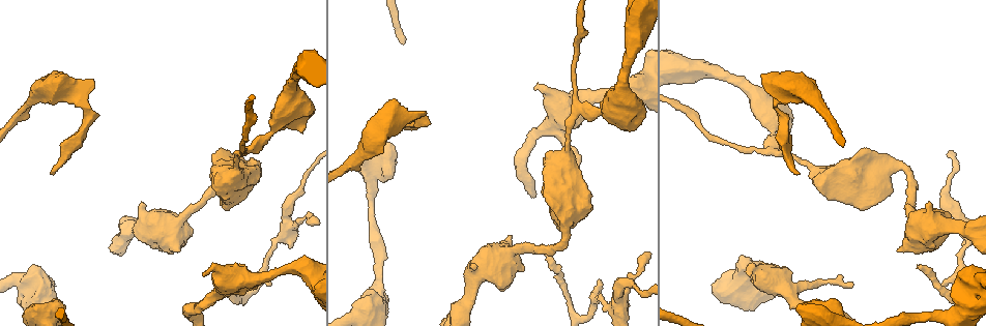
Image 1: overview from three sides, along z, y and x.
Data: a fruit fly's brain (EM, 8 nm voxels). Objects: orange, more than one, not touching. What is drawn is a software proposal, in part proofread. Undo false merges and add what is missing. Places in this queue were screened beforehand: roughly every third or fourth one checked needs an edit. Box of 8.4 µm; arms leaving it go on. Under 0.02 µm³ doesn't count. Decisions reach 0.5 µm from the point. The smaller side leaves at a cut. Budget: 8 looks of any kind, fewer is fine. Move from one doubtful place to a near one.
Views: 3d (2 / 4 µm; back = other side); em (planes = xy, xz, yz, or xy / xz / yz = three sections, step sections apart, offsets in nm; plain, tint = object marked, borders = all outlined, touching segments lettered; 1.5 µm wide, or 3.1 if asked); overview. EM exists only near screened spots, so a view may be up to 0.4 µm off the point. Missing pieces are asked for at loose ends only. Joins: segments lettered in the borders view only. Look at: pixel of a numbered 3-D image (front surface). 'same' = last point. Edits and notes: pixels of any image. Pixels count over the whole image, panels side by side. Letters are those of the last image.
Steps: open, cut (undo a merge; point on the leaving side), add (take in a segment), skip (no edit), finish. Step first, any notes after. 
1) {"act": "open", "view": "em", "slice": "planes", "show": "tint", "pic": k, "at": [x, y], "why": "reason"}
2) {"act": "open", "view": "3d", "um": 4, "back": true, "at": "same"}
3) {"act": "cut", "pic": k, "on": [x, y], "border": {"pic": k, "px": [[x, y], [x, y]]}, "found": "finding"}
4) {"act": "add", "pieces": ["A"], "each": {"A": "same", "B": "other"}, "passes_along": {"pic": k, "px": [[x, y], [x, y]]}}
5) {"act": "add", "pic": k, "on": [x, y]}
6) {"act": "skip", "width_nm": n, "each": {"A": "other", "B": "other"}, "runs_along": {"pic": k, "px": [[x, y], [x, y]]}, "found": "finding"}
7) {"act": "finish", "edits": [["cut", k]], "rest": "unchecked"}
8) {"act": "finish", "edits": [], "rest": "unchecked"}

{"act": "open", "view": "3d", "um": 4, "pic": 1, "at": [574, 115], "why": "branch point"}

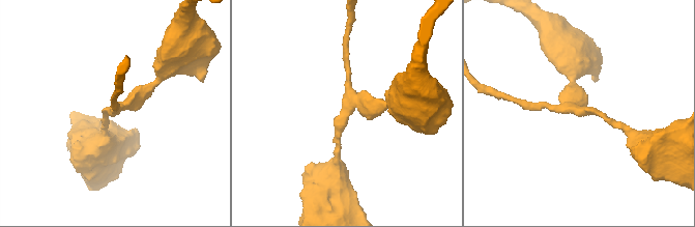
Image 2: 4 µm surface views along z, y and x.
{"act": "open", "view": "em", "slice": "planes", "show": "borders", "pic": 2, "at": [348, 109], "arms": 3}

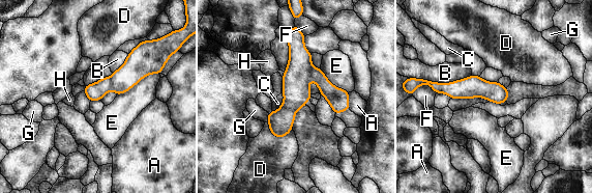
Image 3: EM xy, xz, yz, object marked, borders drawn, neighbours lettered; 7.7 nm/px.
{"act": "cut", "pic": 3, "on": [137, 65], "longest_contact_nm": ["E", 360], "each": {"A": "other", "B": "other", "C": "other", "D": "other", "E": "other", "F": "other", "G": "other", "H": "other"}, "border": {"pic": 3, "px": [[109, 78], [112, 89]]}, "found": "two neurons meet here"}

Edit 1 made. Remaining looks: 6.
{"act": "open", "view": "em", "slice": "planes", "show": "borders", "pic": 1, "at": [959, 260], "why": "a narrow waist"}

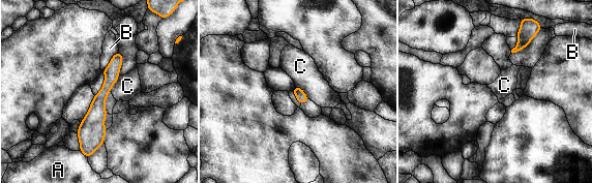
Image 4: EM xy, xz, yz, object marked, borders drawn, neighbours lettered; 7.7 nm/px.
{"act": "skip", "width_nm": 80, "each": {"A": "other", "B": "other", "C": "other"}, "runs_along": {"pic": 4, "px": [[118, 55], [98, 100], [86, 152]]}, "found": "one neuron here"}

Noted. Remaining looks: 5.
{"act": "finish", "edits": [["cut", 3]], "rest": "unchecked"}

